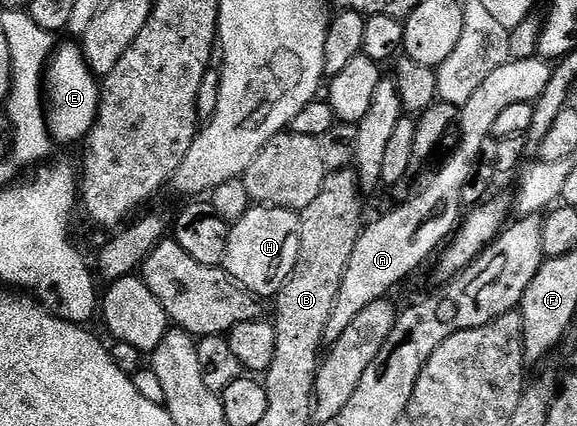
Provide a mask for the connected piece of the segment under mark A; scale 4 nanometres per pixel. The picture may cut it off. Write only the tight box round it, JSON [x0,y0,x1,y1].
[324,57,553,342]

